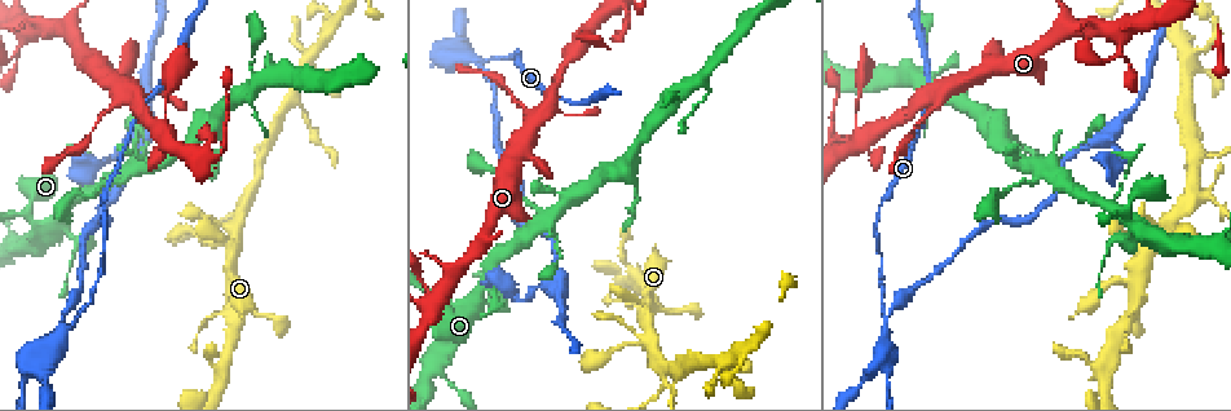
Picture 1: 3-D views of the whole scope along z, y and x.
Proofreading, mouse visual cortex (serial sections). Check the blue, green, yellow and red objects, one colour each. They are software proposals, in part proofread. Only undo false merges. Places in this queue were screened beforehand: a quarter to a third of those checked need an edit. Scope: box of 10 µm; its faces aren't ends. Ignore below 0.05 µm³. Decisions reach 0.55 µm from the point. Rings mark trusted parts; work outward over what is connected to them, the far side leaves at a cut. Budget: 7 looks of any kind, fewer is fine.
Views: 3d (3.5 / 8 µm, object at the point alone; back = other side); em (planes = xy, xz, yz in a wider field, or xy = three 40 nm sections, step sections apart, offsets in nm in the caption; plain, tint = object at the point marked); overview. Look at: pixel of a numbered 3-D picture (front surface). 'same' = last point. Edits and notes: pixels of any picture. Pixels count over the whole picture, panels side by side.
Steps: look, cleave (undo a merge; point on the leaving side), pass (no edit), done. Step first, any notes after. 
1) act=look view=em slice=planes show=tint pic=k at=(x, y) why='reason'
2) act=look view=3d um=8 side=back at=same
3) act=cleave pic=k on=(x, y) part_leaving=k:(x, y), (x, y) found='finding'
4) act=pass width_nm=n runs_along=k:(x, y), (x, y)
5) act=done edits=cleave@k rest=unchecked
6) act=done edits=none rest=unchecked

act=look view=3d um=8 pic=1 at=(649, 335)

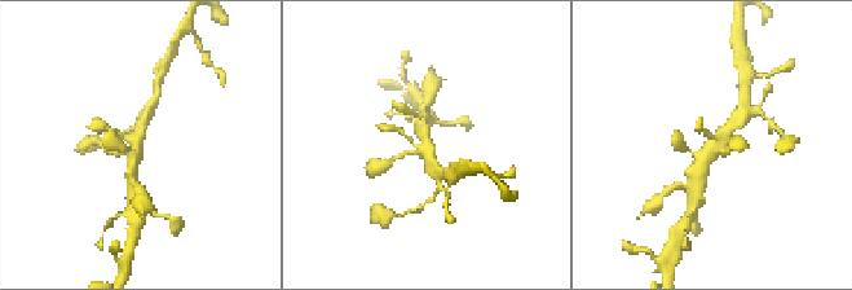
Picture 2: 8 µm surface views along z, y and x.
act=look view=em slice=xy step=2 show=tint at=same

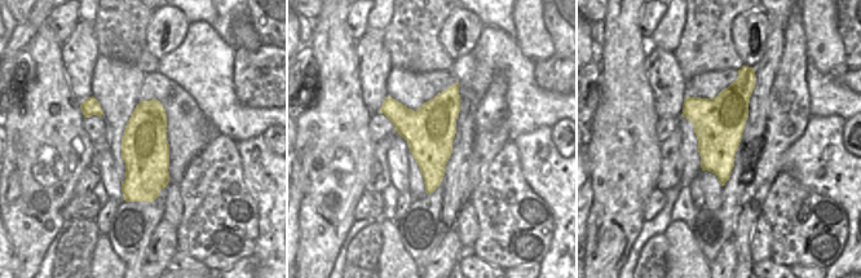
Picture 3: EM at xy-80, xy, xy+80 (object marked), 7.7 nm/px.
act=pass runs_along=2:(698, 180), (707, 153), (738, 121) found='all the same cell'

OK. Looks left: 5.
act=look view=3d um=3.5 pic=1 at=(678, 370) why='sharp bend'

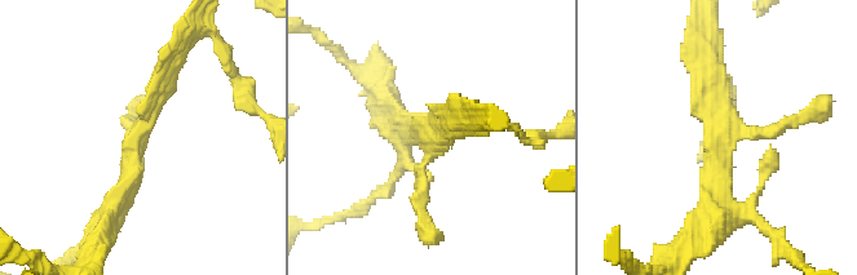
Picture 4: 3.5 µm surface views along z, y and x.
act=look view=em slice=xy step=2 show=tint pic=4 at=(428, 132) arms=3 arm_widths_nm=150,250,300

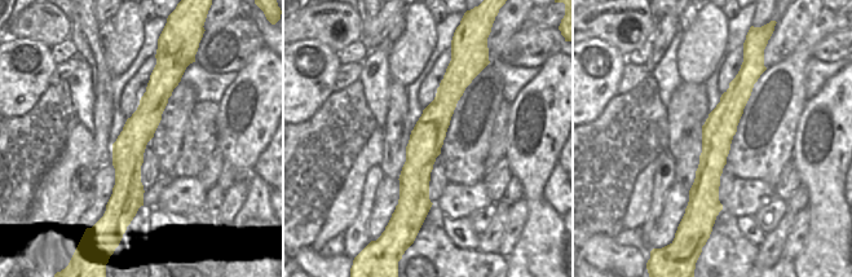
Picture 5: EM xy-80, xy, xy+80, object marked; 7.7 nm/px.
act=pass runs_along=5:(447, 77), (420, 153), (418, 209) found='one cell here'

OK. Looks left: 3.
act=look view=3d um=8 pic=1 at=(718, 362) why='three-way junction'

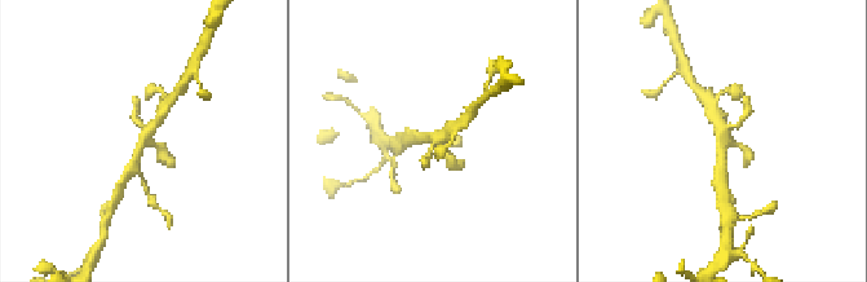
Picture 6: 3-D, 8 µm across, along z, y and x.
act=look view=em slice=xy step=2 show=tint at=same

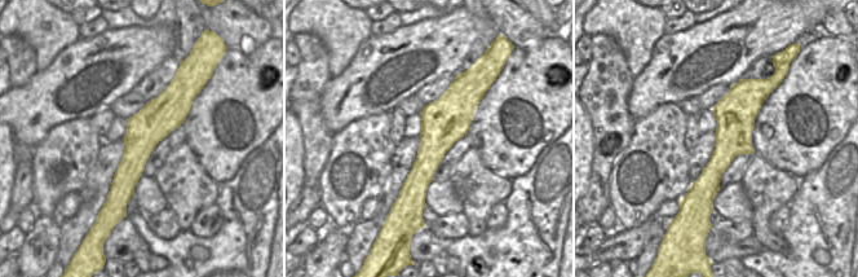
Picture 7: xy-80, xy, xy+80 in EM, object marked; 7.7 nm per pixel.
act=pass runs_along=7:(458, 80), (419, 209) found='one cell here'

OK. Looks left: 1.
act=done edits=none rest=unchecked

